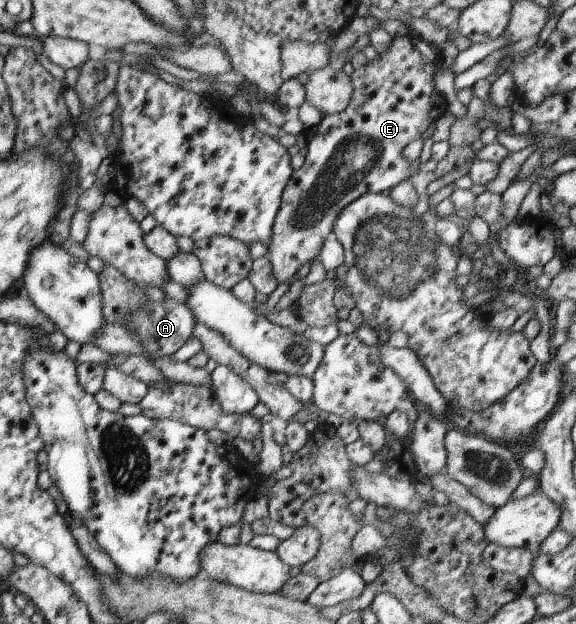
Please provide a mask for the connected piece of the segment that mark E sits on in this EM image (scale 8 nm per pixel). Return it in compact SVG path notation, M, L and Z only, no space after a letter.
M410 32L402 37L392 37L387 50L380 51L365 67L351 73L352 95L349 104L340 113L323 116L322 121L313 127L304 151L305 161L291 175L283 189L266 251L271 273L278 284L291 278L305 262L316 258L323 241L332 232L333 221L341 209L367 192L381 193L413 175L411 162L403 157L406 145L419 138L431 123L447 112L444 95L437 93L433 87L434 70L440 66L437 46L426 43L417 33Z

